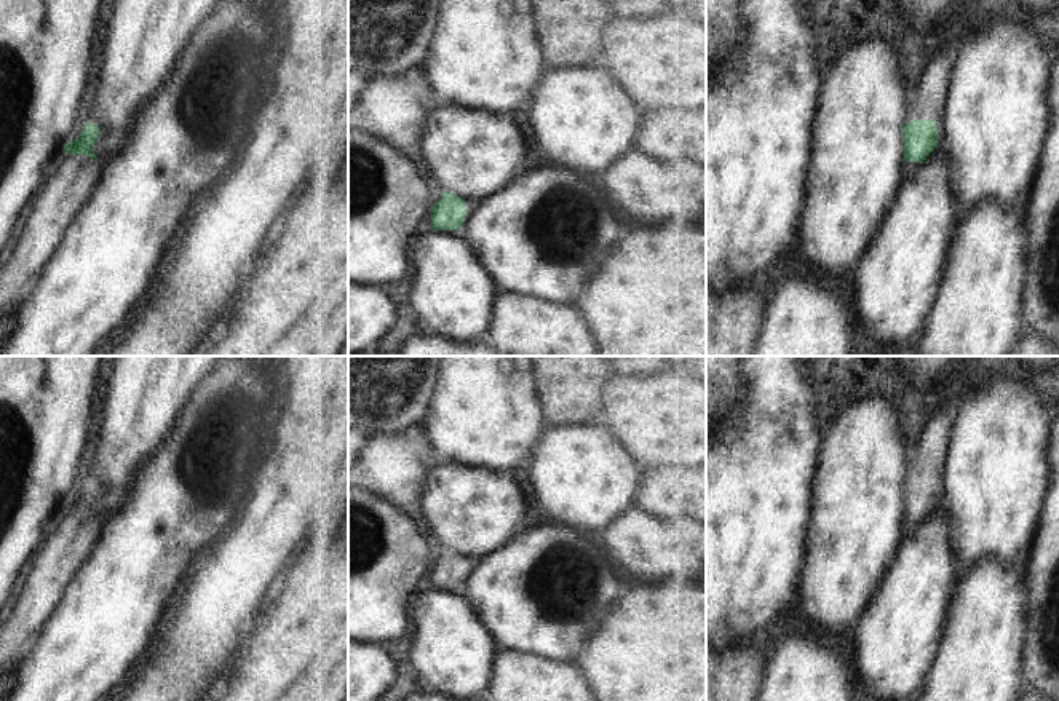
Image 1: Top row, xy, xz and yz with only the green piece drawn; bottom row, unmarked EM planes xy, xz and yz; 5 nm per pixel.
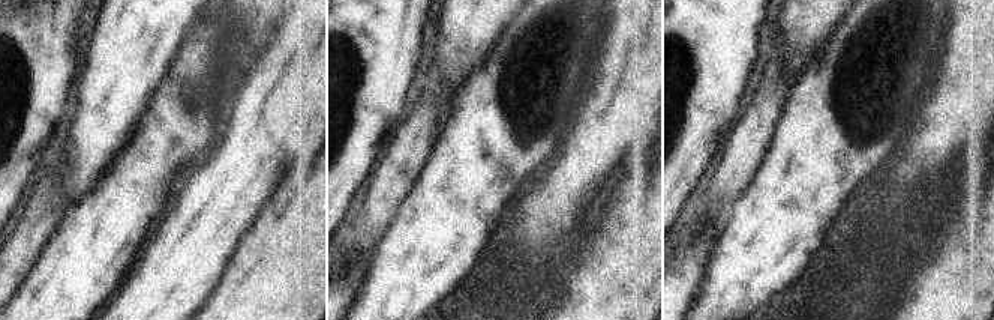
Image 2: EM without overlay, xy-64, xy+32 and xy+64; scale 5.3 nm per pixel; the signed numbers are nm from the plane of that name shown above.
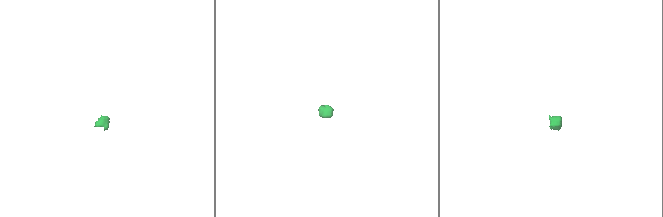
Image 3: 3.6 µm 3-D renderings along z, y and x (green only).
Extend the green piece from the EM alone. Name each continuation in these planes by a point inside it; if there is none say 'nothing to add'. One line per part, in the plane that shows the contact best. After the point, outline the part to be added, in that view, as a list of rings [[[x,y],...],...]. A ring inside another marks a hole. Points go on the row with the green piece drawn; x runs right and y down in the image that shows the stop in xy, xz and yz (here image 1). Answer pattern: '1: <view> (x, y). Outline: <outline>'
1: xy (72, 178). Outline: [[[62,152],[51,164],[40,195],[32,201],[11,257],[0,270],[0,321],[14,316],[32,294],[37,278],[58,249],[65,227],[88,201],[101,177],[89,155]]]
2: yz (930, 91). Outline: [[[950,45],[936,48],[920,78],[910,86],[910,109],[915,120],[936,120],[946,112],[954,67],[955,50]]]

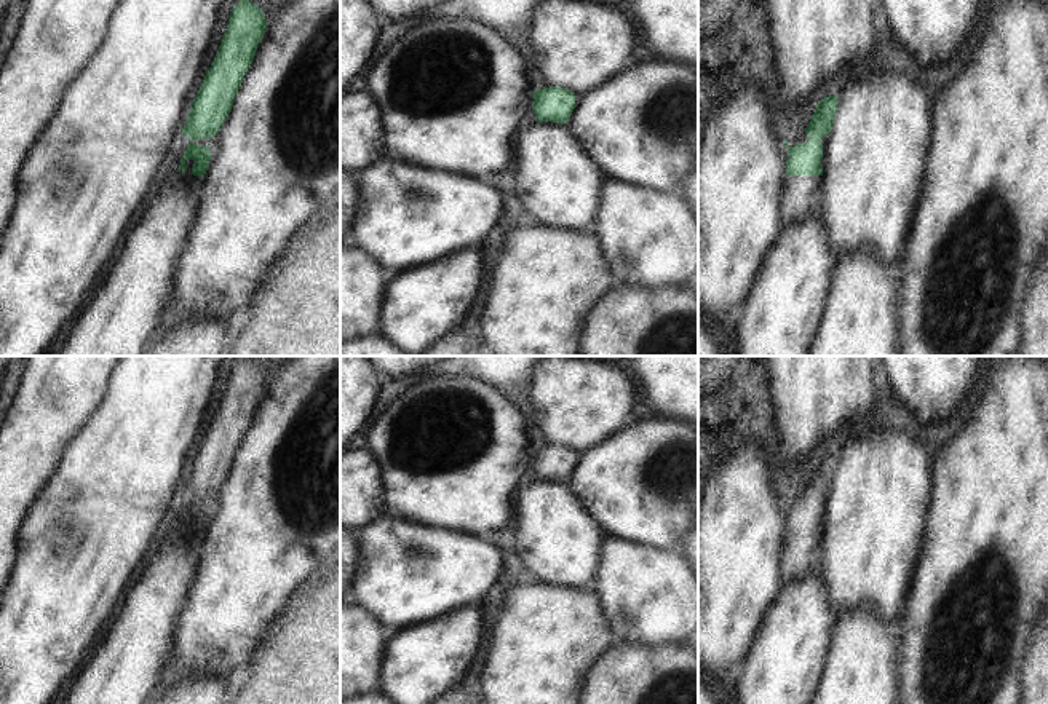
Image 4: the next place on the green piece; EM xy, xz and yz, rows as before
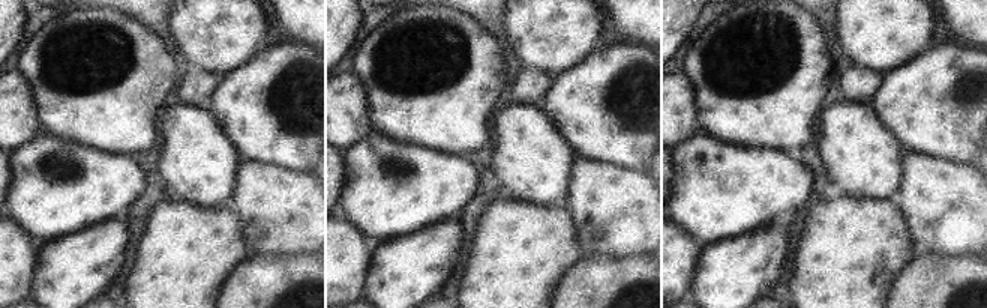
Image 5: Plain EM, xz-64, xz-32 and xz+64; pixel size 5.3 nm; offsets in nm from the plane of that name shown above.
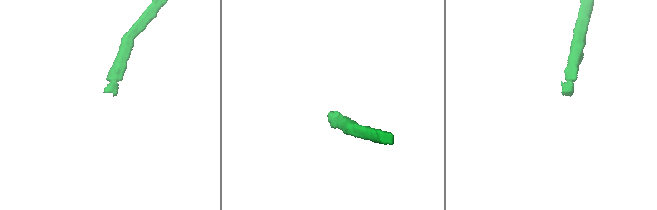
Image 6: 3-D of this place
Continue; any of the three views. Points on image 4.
1: yz (801, 193). Outline: [[[784,176],[781,196],[781,227],[800,222],[818,209],[824,192],[823,176]]]

